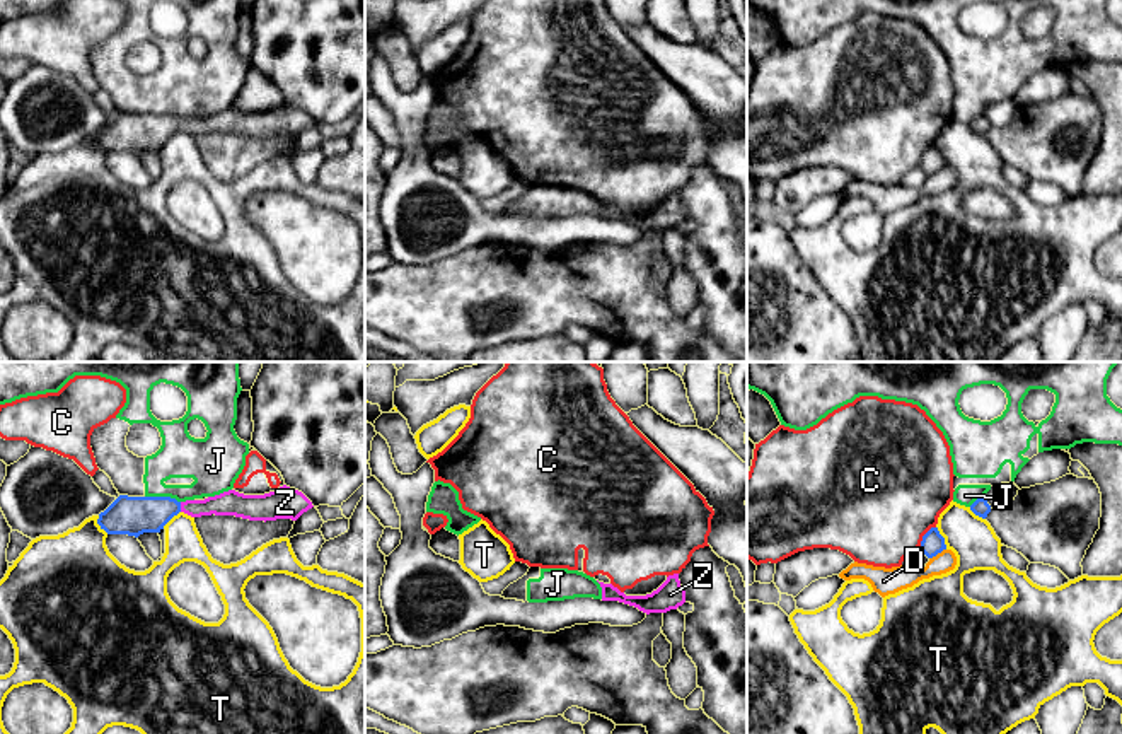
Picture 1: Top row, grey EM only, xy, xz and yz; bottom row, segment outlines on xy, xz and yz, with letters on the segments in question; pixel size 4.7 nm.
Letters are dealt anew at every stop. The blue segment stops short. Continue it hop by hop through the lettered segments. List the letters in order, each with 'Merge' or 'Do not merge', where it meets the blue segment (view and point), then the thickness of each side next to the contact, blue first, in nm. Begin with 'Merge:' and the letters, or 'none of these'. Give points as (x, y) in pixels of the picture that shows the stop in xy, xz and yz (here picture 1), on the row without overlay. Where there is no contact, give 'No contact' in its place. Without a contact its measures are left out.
Merge: Z
C: Do not merge. Touches blue at yz (923, 154). Thickness 110 nm (blue) against 500 nm
D: Do not merge. Touches blue at yz (936, 171). Thickness 110 nm (blue) against 120 nm
J: Do not merge. Touches blue at xy (162, 115). Thickness 190 nm (blue) against 200 nm
T: Do not merge. Touches blue at yz (943, 156). Thickness 110 nm (blue) against 220 nm
Z: Merge. Touches blue at xy (179, 125). Thickness 190 nm (blue) against 120 nm

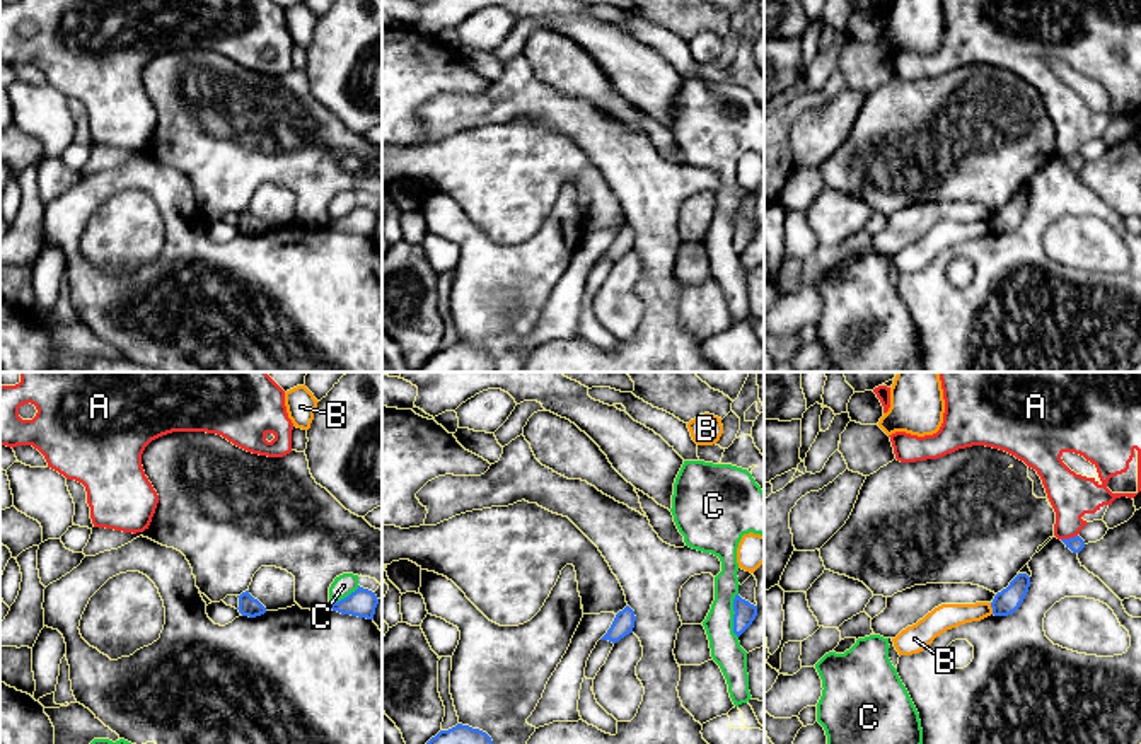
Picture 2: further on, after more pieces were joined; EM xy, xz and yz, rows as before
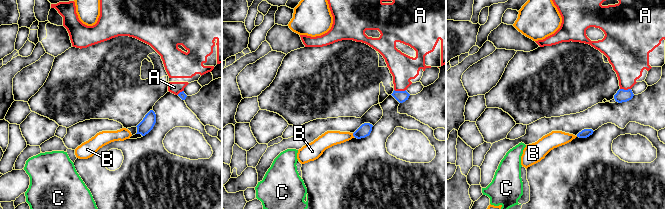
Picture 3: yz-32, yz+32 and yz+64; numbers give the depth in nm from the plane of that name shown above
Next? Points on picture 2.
Merge: none of these
A: Do not merge. Touches blue at yz (1070, 156). Thickness 70 nm (blue) against 220 nm
B: Do not merge. Touches blue at yz (991, 224). Thickness 120 nm (blue) against 120 nm
C: Do not merge. Touches blue at xz (734, 232). Thickness 100 nm (blue) against 140 nm

